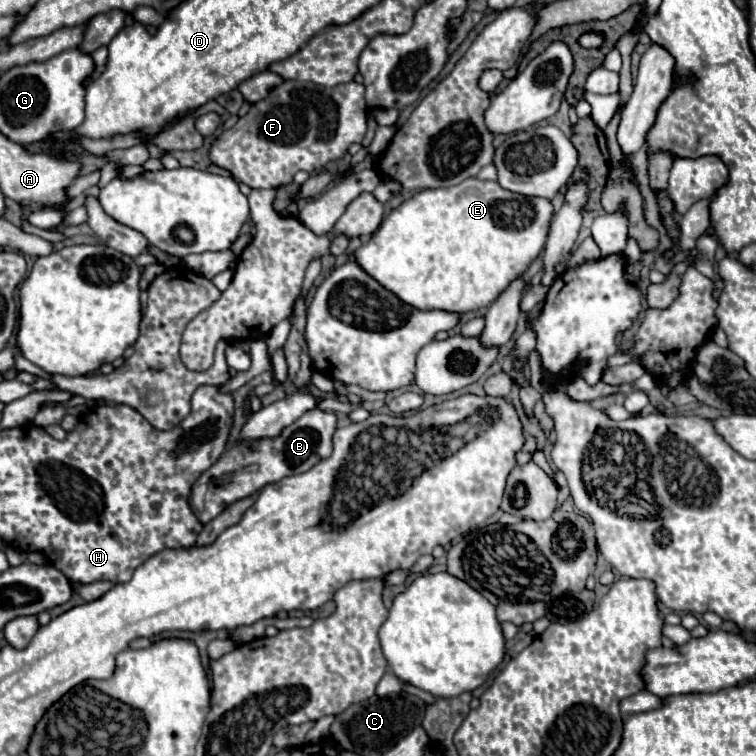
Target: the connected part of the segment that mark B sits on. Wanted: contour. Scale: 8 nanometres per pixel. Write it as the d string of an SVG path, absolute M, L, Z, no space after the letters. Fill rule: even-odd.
M314 409L304 413L292 425L284 427L276 437L262 437L256 441L242 439L238 443L228 445L228 449L218 457L218 461L210 469L206 469L192 485L192 511L202 523L208 523L218 517L228 505L258 493L264 485L312 469L316 463L320 463L332 453L332 435L336 431L336 425L336 413ZM252 467L256 469L252 471Z

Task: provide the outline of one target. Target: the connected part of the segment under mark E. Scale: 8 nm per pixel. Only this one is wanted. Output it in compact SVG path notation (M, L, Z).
M468 179L454 187L412 193L380 223L374 237L356 251L360 267L380 285L416 309L468 313L488 307L514 279L534 263L546 245L554 205L544 197L526 197L502 189L496 181Z

